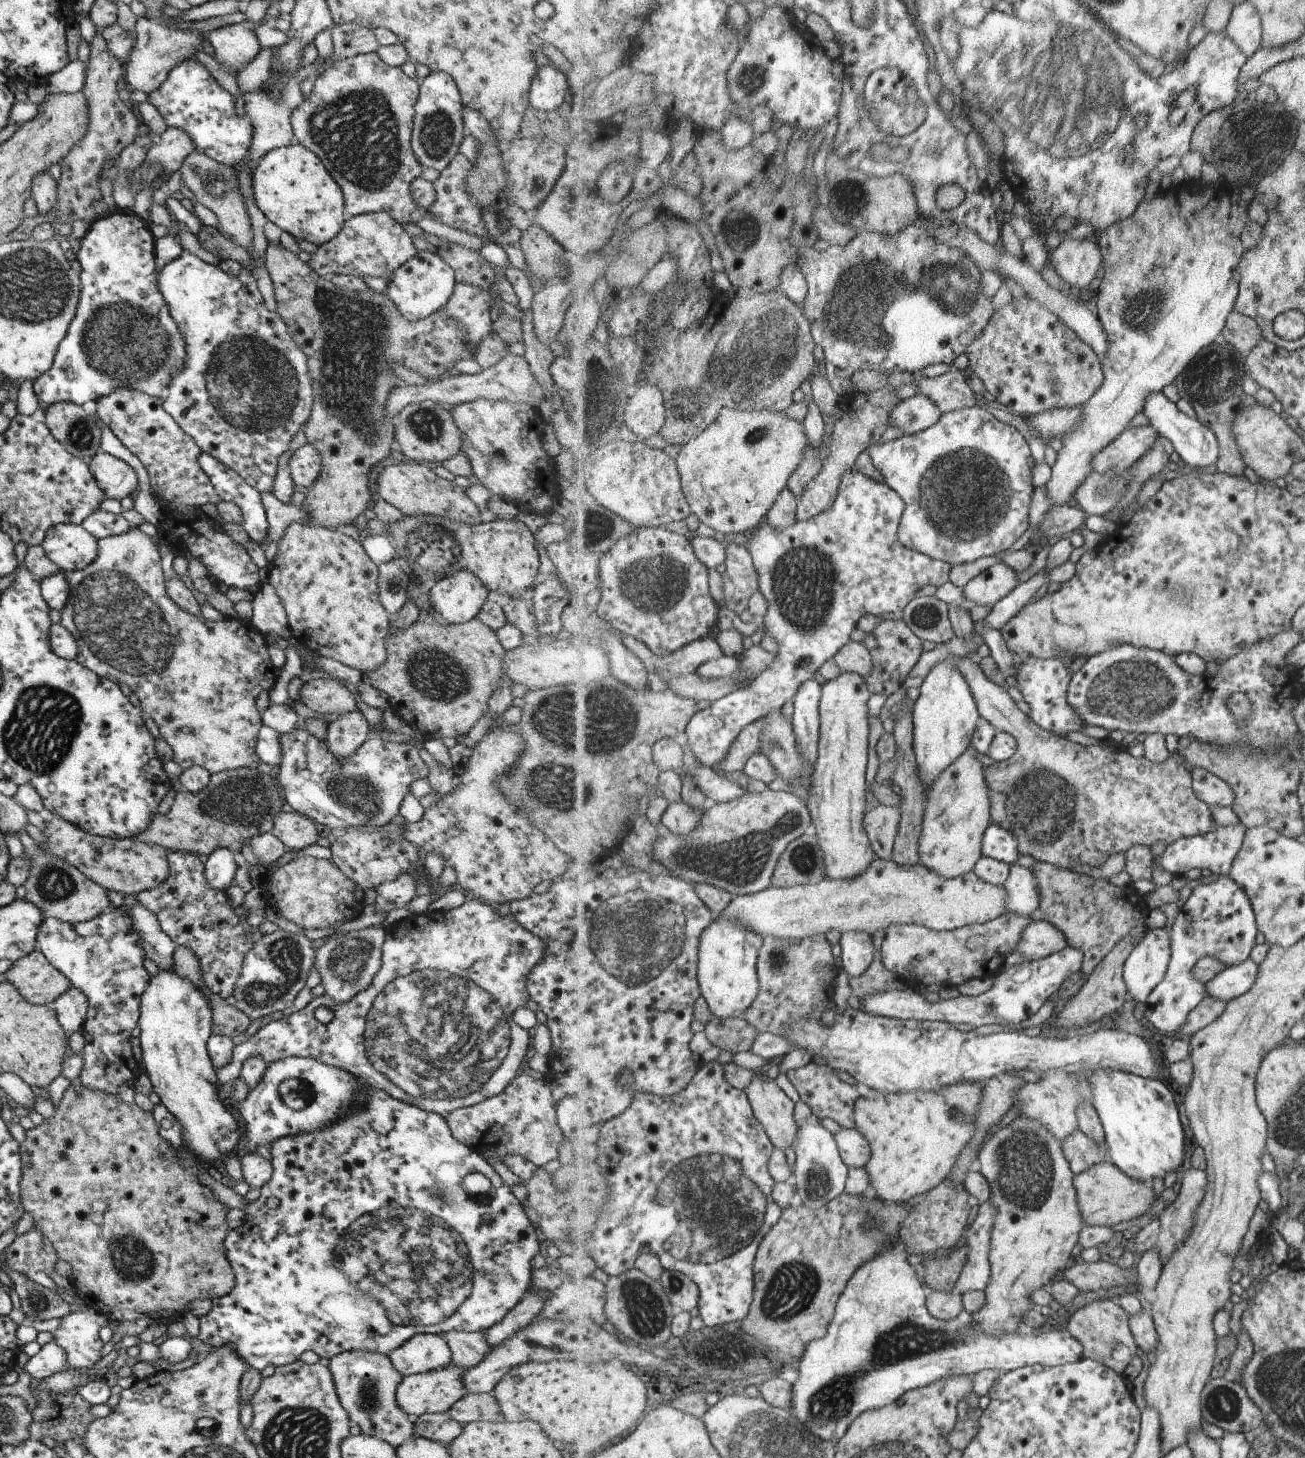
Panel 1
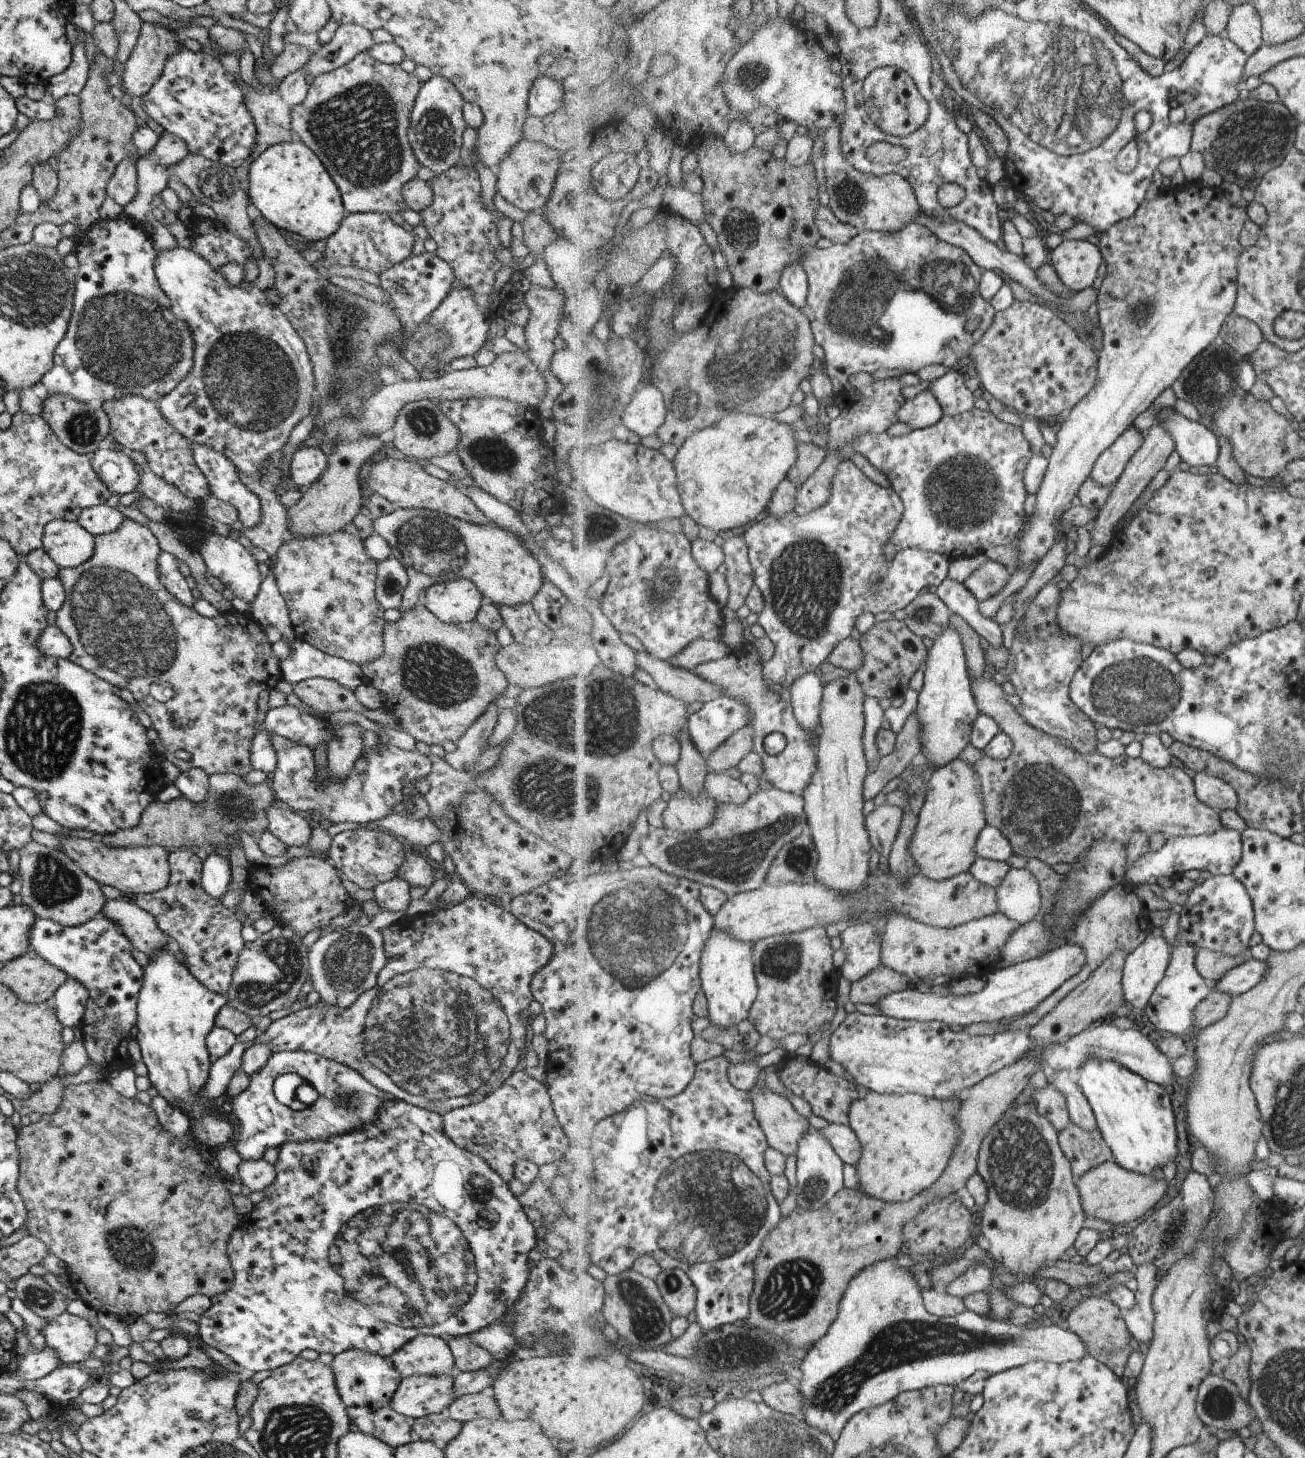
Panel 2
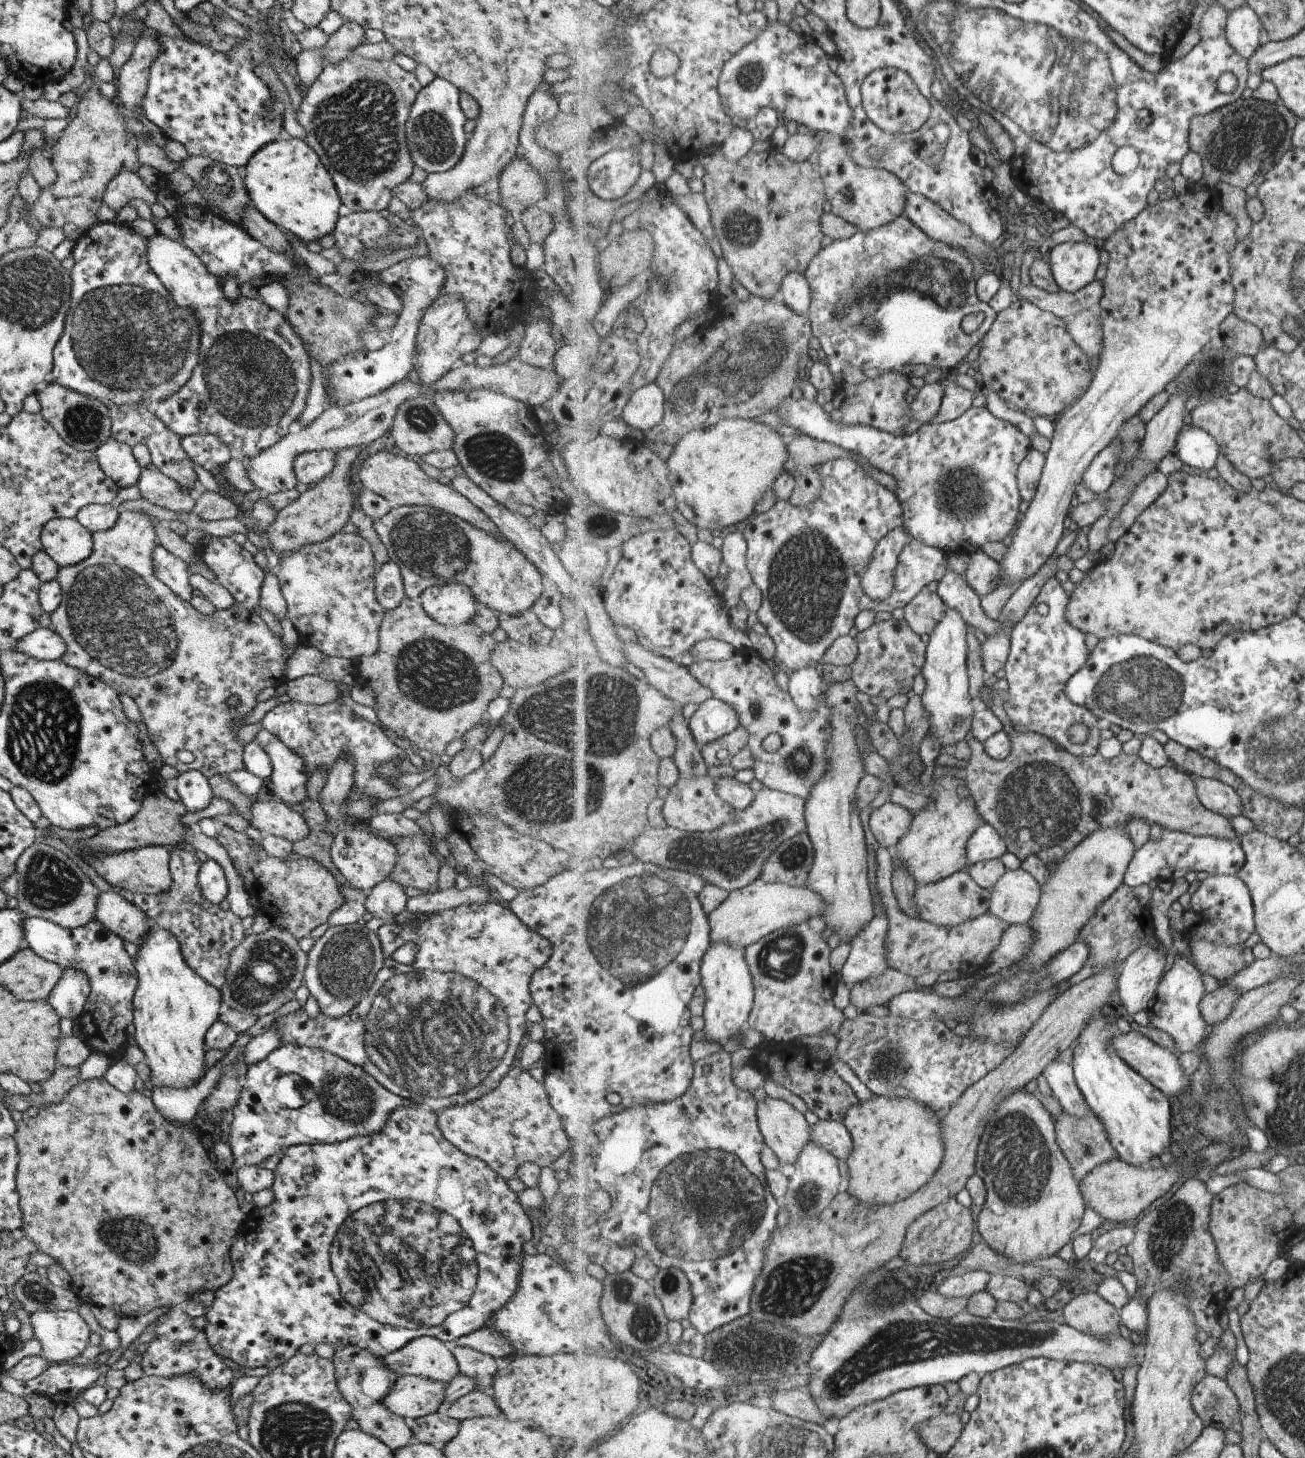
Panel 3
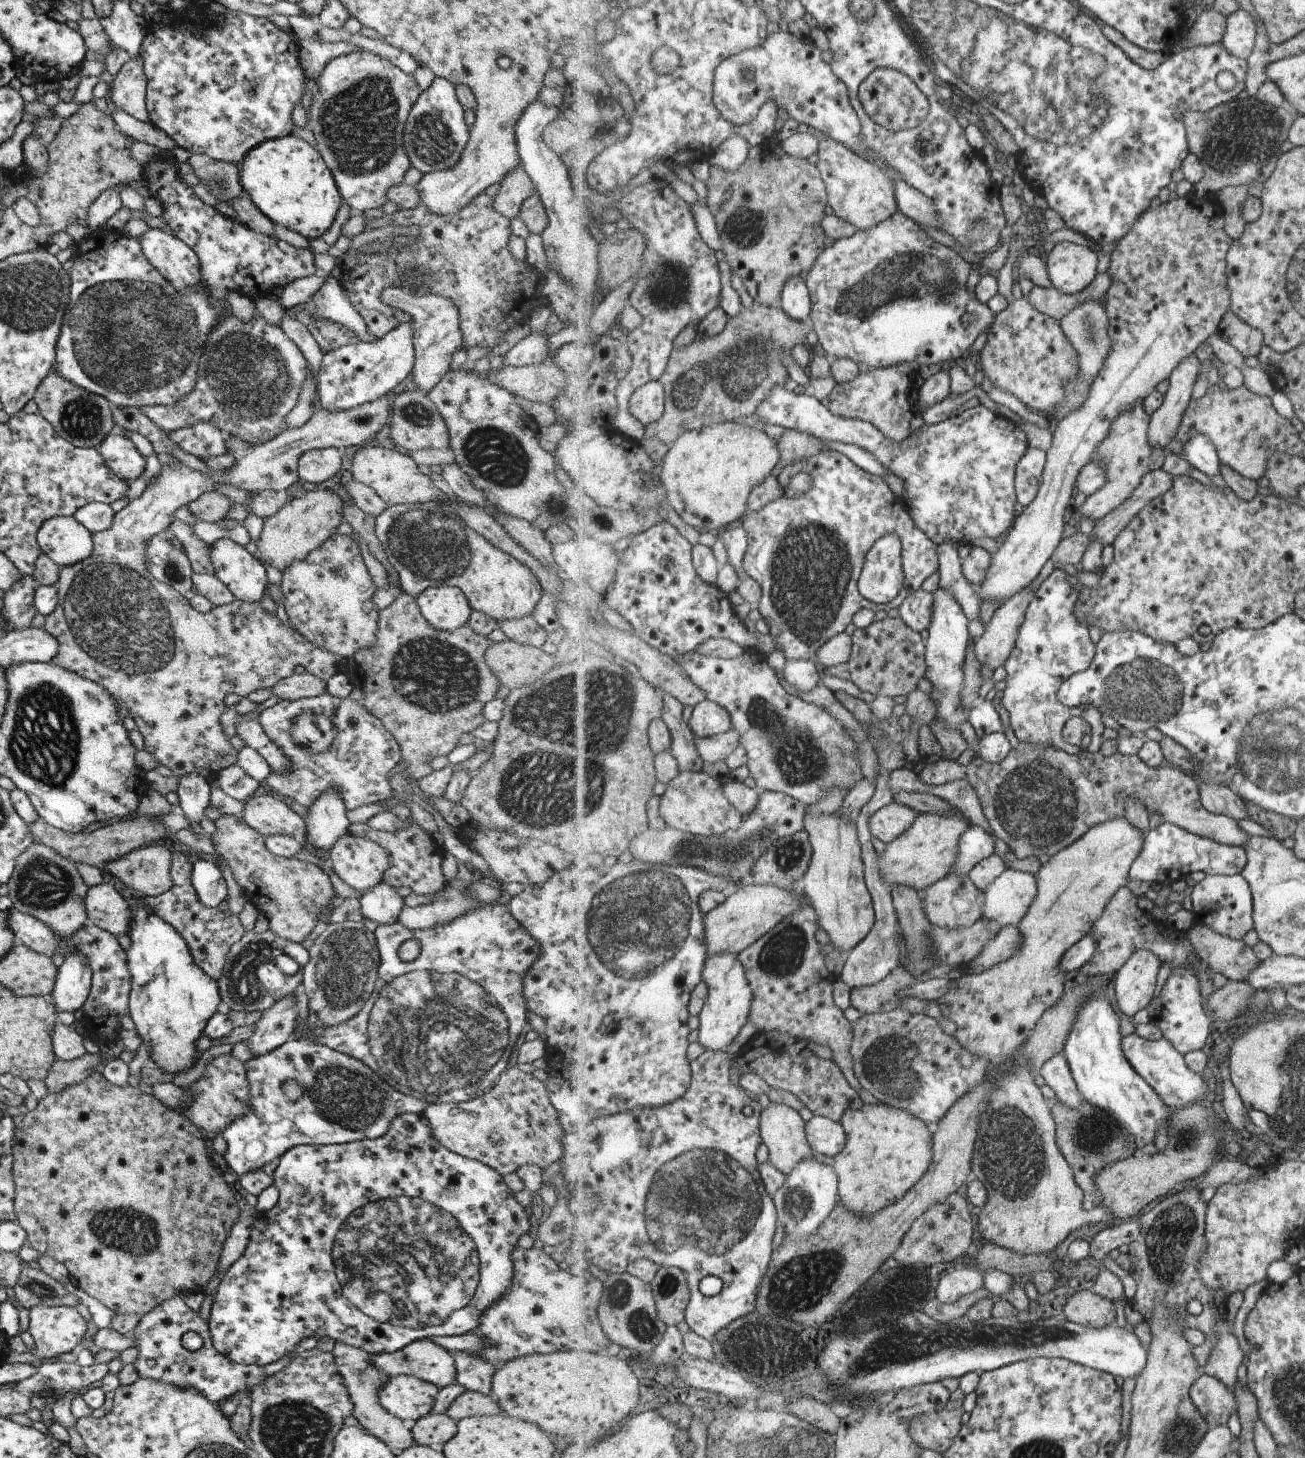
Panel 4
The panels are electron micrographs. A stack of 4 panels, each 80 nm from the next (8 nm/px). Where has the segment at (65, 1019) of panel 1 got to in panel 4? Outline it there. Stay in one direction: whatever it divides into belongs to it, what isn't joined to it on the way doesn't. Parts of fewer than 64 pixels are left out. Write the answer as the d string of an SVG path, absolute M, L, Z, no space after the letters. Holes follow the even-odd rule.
M71 953L60 962L50 992L51 1004L56 1012L78 1015L90 991L92 972L80 953Z

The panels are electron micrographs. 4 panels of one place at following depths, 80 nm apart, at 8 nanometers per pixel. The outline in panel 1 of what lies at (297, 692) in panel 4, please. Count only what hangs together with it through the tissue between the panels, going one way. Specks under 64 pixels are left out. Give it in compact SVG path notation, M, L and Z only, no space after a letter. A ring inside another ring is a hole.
M335 679L308 681L299 690L298 701L321 714L345 715L357 710L351 692Z

